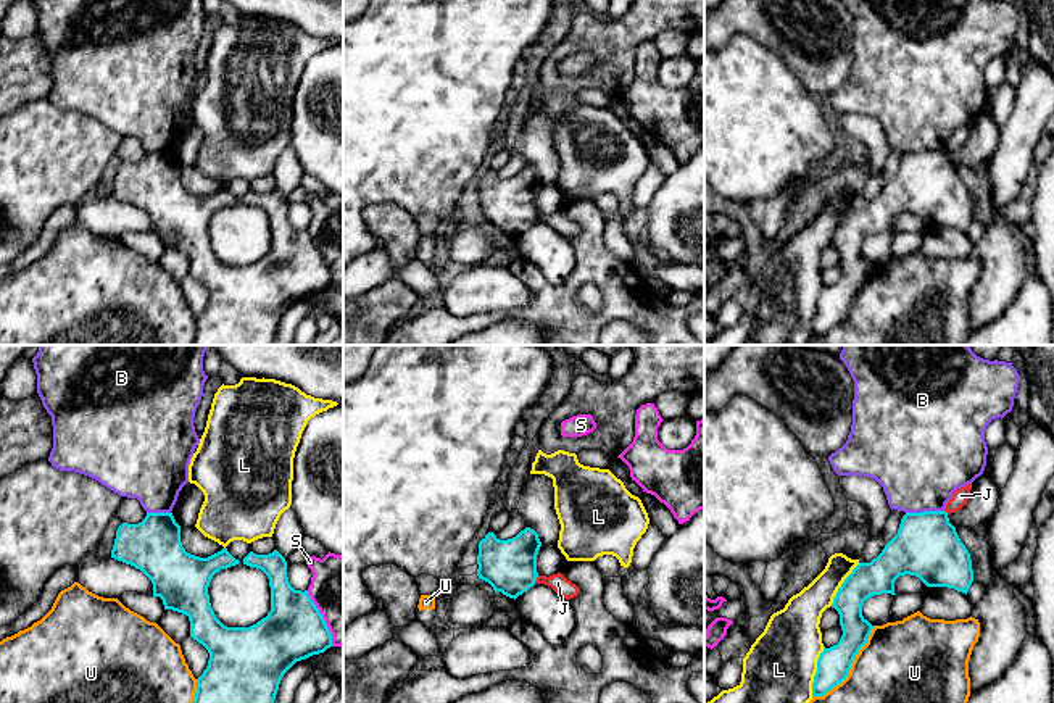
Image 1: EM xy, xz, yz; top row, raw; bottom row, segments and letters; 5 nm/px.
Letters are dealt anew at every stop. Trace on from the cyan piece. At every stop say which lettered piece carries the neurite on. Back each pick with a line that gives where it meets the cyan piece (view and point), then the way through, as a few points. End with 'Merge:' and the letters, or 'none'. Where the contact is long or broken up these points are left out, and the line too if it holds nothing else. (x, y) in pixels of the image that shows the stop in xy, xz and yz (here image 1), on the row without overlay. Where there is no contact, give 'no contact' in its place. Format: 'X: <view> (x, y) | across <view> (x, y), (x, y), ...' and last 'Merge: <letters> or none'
Merge: none

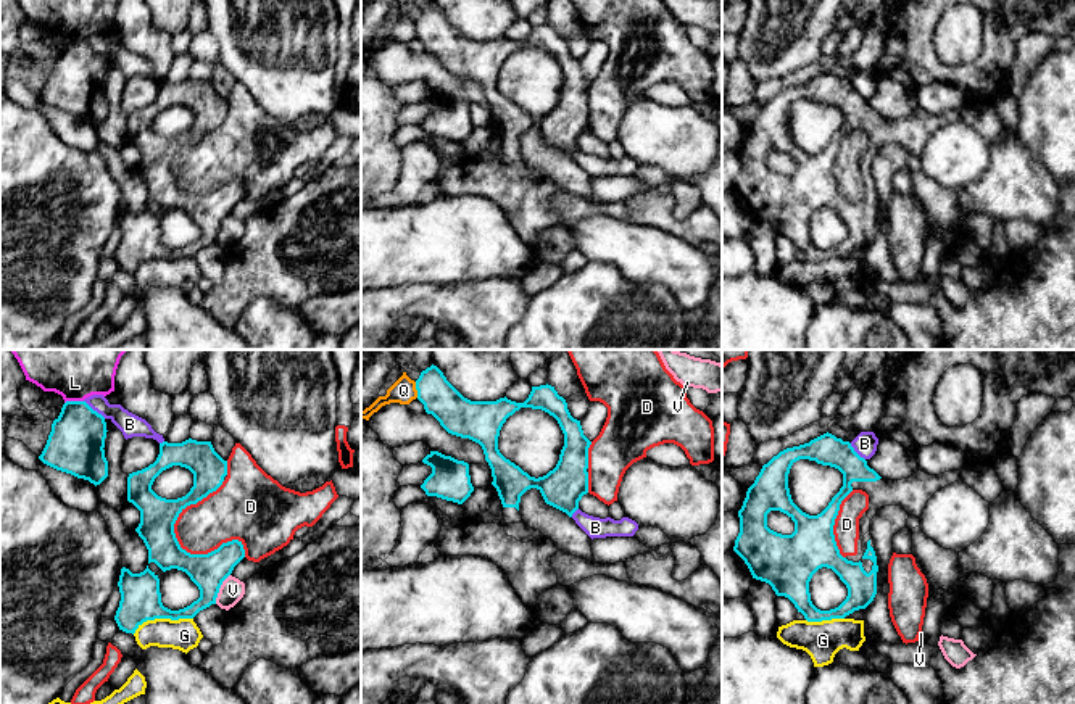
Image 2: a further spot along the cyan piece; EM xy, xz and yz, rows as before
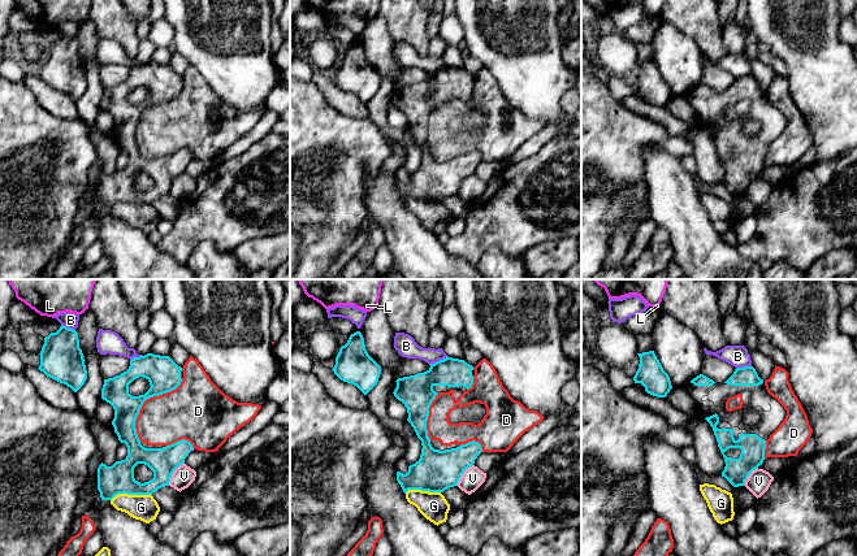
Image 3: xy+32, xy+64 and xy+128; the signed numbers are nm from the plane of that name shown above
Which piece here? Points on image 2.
Merge: none

